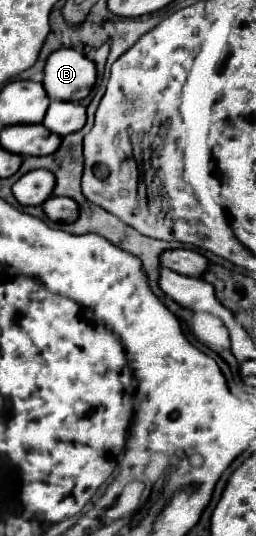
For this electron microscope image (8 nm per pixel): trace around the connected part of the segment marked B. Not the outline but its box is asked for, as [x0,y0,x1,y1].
[44,48,96,100]

